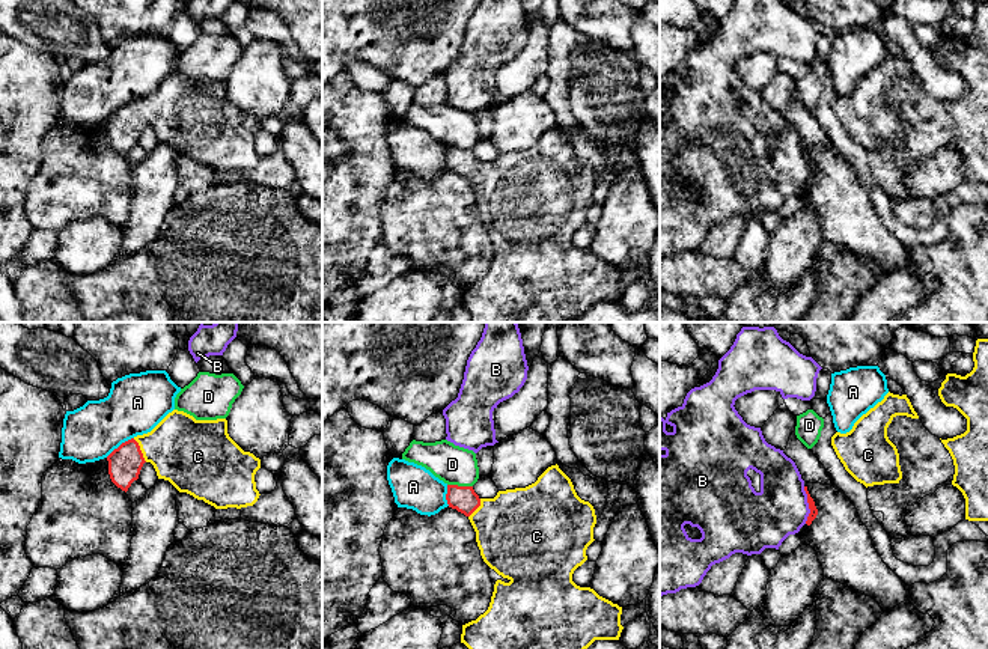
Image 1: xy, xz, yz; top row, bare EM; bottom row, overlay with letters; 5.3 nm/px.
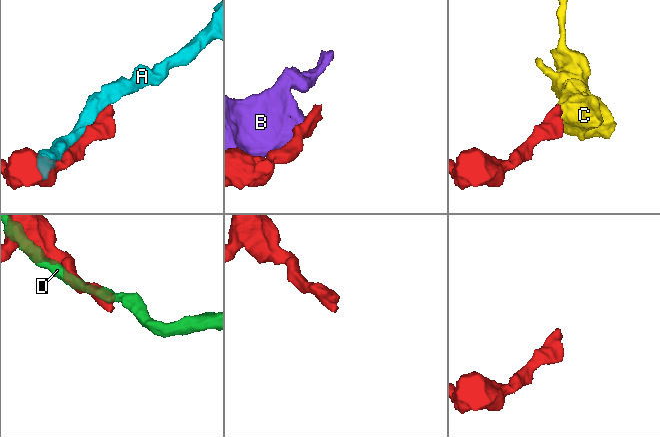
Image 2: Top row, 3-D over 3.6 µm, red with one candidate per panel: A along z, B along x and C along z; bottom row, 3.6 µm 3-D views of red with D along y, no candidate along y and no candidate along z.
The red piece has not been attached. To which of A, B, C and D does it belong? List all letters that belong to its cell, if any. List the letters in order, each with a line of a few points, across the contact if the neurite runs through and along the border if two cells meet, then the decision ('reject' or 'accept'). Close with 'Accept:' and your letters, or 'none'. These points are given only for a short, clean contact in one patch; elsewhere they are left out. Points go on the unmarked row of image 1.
A: reject
B: line yz (803, 149), (809, 172), (806, 185); reject
C: line xy (125, 125), (140, 113), (187, 115); accept
D: reject
Accept: C

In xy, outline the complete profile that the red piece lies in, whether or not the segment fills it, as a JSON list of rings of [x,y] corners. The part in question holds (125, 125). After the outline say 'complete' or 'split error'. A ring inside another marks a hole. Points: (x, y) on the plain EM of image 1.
[[[173,72],[151,95],[137,98],[108,119],[108,137],[122,154],[128,154],[139,142],[145,125],[151,125],[158,142],[169,143],[179,155],[187,155],[215,172],[247,170],[259,161],[255,137],[261,122],[244,114],[227,96],[227,83],[196,83],[193,78]]]; split error

